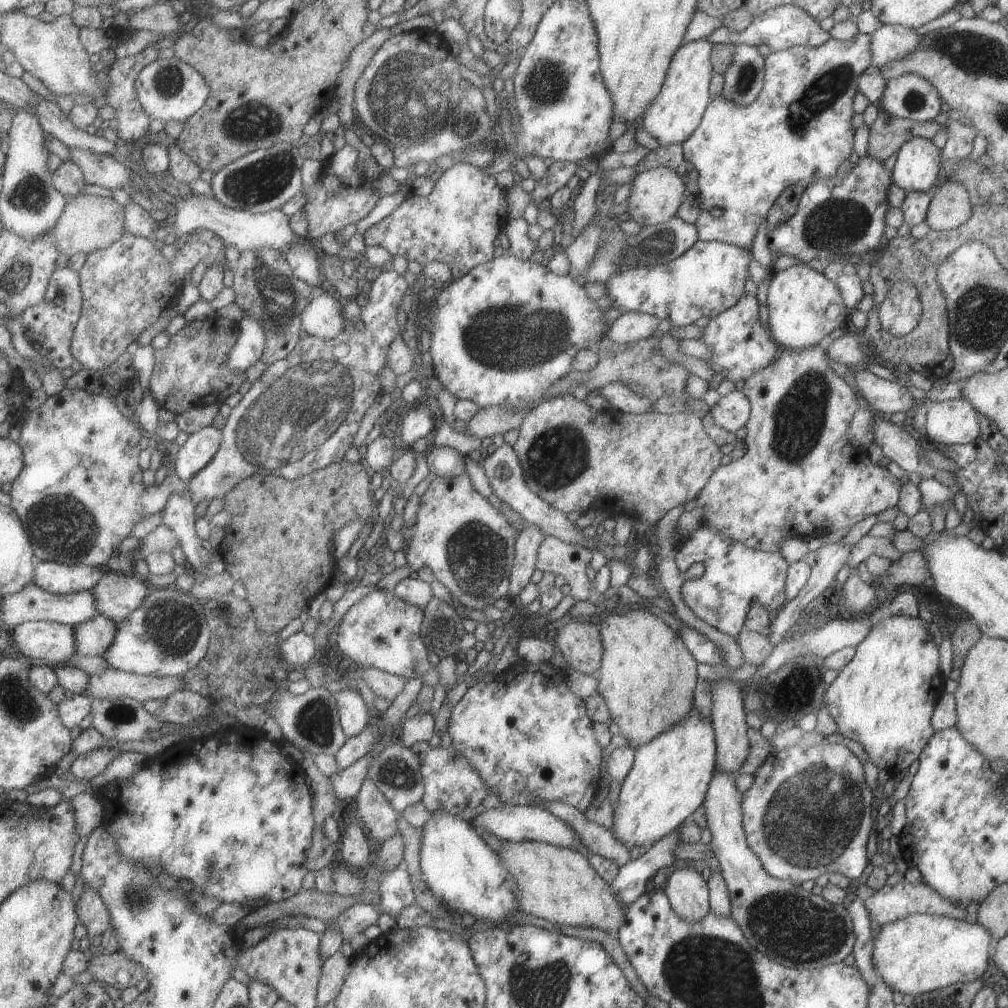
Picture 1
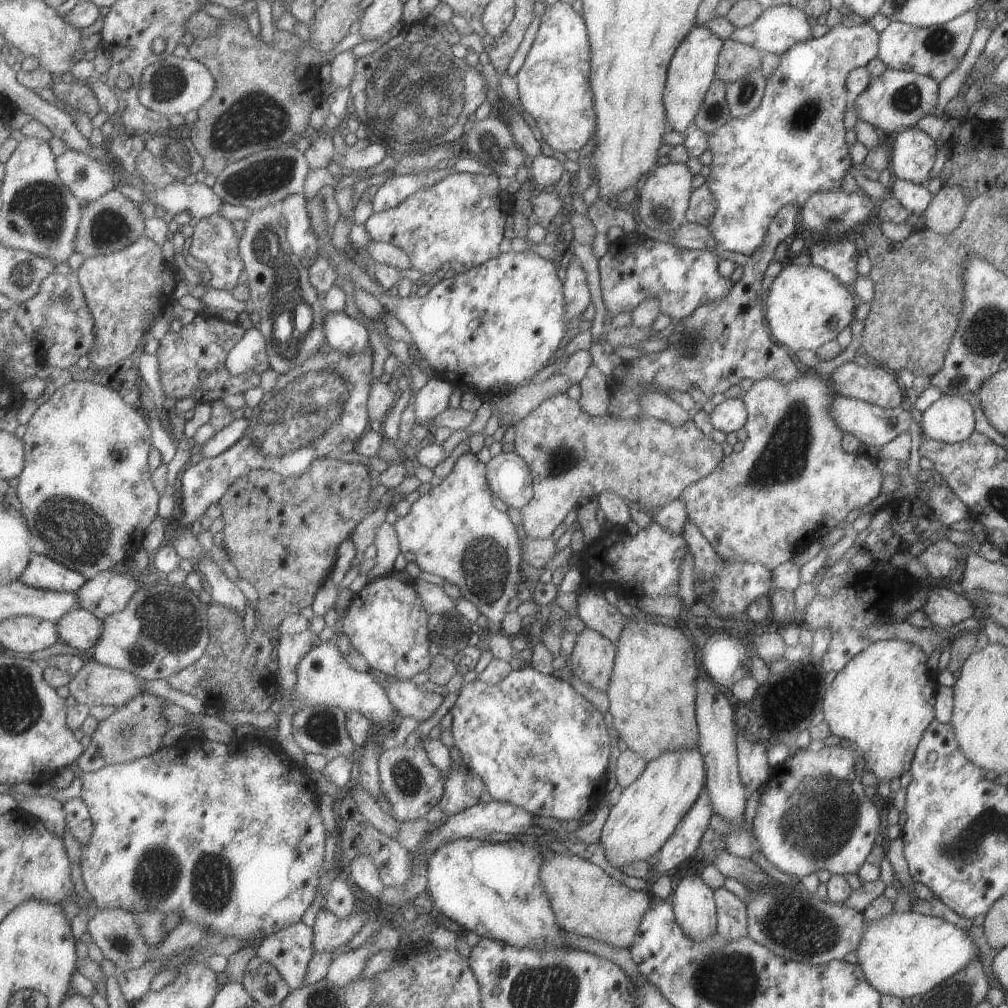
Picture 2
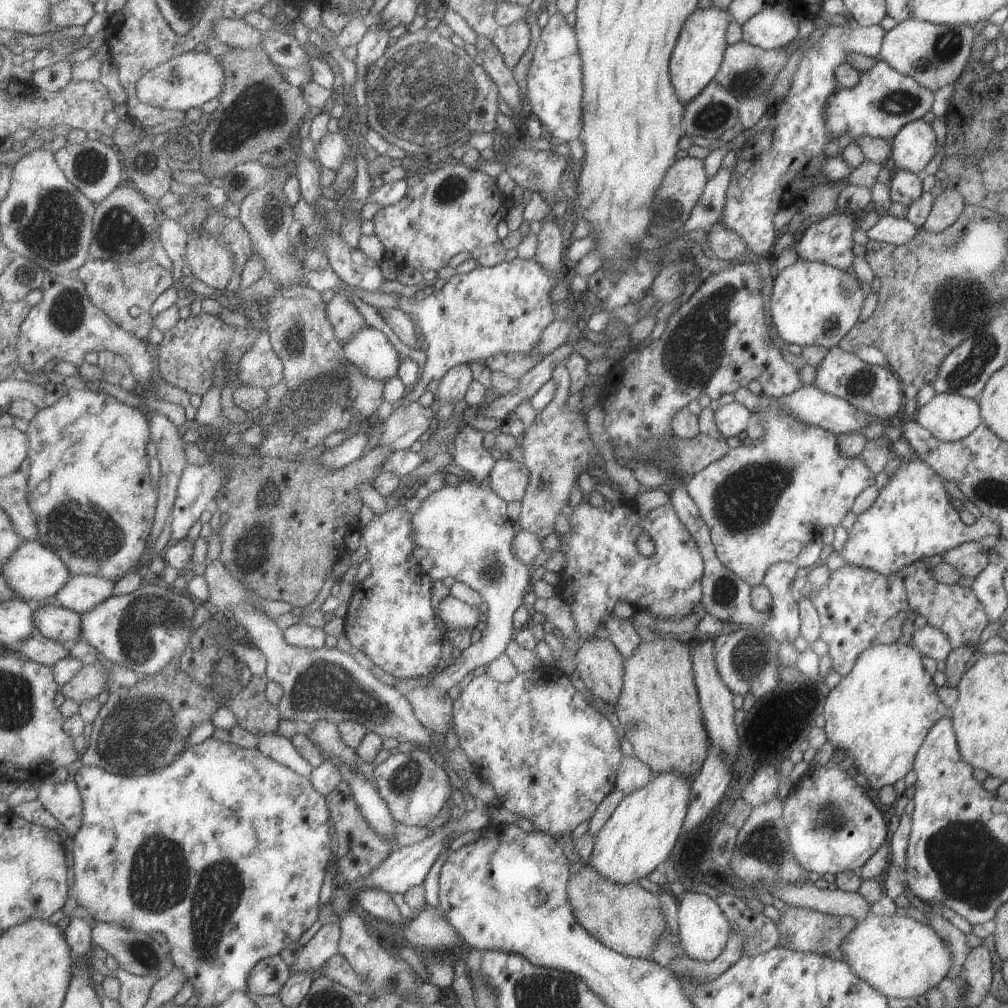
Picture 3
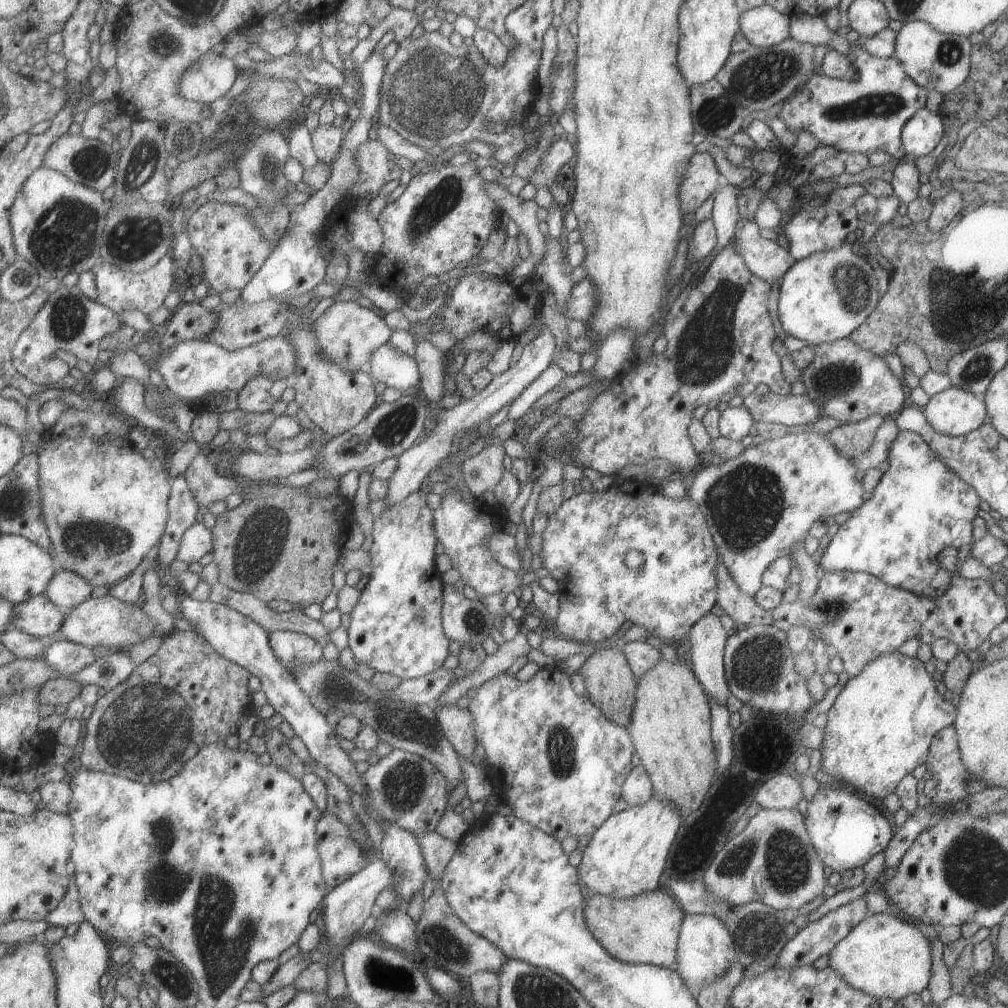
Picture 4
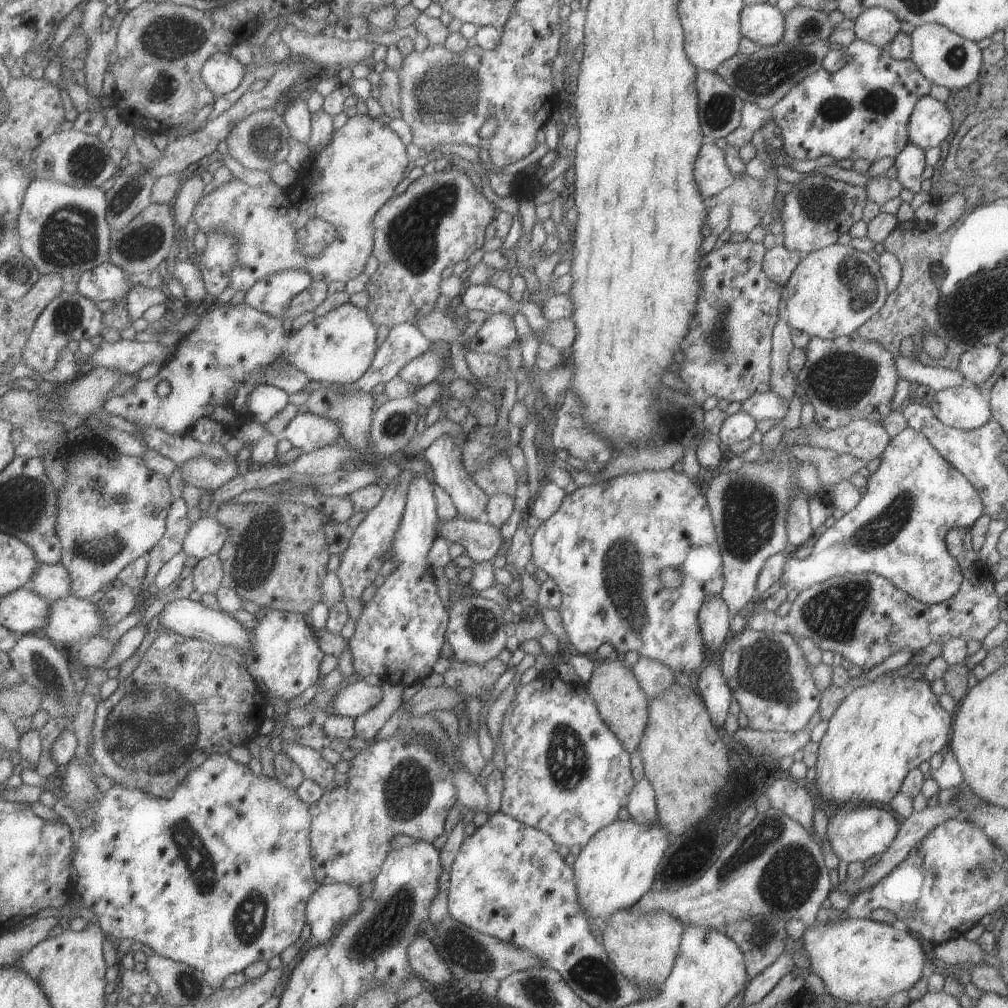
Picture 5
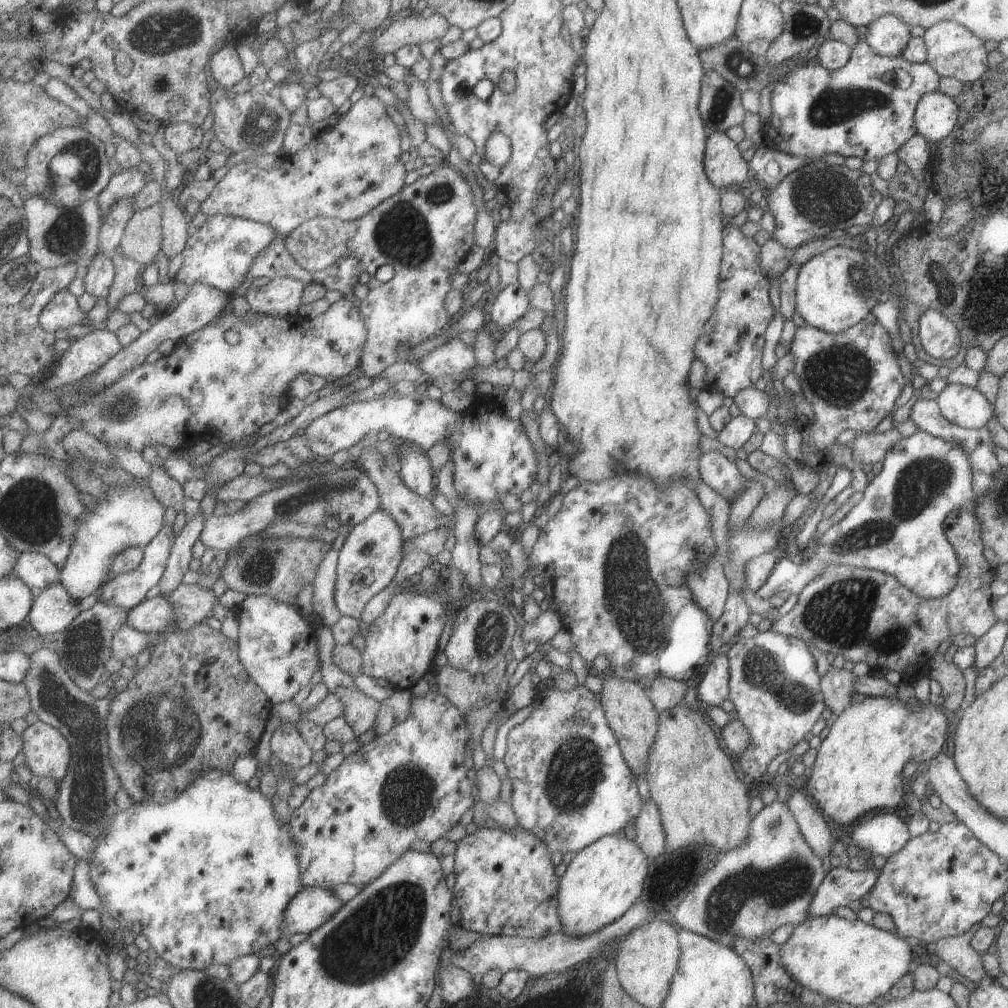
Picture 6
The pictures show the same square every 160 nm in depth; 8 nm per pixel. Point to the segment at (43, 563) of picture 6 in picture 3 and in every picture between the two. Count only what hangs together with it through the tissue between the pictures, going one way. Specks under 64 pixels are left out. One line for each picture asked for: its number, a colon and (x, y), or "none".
3: (82, 593)
4: (68, 590)
5: (53, 581)

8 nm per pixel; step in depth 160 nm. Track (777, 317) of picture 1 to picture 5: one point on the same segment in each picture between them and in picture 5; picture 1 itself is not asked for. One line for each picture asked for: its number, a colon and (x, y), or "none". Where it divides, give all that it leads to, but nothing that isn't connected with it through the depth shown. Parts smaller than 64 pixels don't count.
2: (806, 307)
3: (811, 303)
4: (823, 297)
5: (833, 290)

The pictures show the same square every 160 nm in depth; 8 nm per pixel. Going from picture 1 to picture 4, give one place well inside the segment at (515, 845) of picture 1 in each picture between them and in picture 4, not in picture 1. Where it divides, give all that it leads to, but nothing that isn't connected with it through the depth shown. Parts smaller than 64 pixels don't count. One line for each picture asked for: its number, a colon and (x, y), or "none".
2: (585, 901)
3: (628, 919)
4: (643, 929)

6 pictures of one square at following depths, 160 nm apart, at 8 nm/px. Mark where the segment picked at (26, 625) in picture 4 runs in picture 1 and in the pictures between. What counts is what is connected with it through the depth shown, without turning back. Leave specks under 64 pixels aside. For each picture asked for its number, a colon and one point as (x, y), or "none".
1: (95, 637)
2: (81, 629)
3: (57, 622)

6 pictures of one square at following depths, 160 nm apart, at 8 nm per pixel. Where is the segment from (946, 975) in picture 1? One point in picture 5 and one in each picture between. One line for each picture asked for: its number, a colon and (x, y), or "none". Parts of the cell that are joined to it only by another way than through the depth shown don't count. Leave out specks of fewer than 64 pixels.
2: (902, 955)
3: (899, 957)
4: (883, 956)
5: (858, 960)

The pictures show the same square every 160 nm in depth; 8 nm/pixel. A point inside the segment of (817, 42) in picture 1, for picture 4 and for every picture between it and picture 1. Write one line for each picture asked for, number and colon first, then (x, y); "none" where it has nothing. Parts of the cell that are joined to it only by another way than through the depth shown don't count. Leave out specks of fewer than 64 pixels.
2: (778, 28)
3: (774, 26)
4: (763, 26)

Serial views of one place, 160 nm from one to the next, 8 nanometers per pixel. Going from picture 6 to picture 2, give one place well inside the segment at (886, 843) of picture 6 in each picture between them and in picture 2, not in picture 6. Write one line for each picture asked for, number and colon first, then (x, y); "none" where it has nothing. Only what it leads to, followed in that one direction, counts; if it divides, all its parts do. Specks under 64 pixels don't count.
2: (813, 815)
3: (832, 826)
4: (845, 831)
5: (856, 832)

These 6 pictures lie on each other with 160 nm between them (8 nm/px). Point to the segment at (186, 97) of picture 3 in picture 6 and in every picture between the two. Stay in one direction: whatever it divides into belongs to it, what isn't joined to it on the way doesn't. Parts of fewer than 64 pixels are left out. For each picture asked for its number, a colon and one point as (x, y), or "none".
4: (212, 75)
5: (223, 73)
6: (226, 65)

